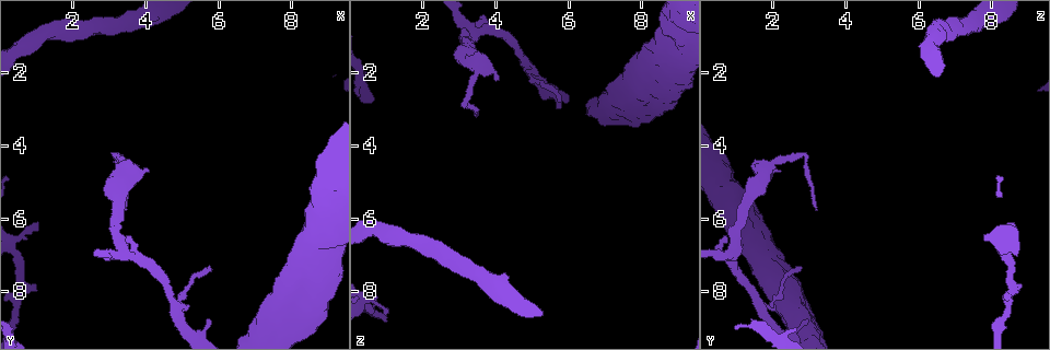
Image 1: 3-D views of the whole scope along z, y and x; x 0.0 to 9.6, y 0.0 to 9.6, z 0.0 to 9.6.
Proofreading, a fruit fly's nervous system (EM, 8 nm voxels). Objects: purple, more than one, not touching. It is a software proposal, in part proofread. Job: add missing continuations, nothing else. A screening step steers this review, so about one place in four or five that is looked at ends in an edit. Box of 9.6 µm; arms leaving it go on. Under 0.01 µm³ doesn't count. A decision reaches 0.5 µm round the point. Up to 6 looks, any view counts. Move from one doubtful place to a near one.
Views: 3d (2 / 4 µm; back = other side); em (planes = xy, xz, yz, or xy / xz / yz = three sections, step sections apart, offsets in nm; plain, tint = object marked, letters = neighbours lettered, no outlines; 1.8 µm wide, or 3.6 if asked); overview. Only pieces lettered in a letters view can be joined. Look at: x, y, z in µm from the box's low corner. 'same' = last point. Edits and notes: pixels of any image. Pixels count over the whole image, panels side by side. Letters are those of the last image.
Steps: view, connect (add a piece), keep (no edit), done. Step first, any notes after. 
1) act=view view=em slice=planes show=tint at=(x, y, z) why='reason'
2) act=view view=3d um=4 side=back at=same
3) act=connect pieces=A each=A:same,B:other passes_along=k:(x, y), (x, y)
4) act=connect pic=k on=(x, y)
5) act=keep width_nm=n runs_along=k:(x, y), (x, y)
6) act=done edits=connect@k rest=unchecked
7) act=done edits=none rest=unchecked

act=view view=em slice=planes show=tint at=(4.85, 8.45, 1.70) why='three arms meet'

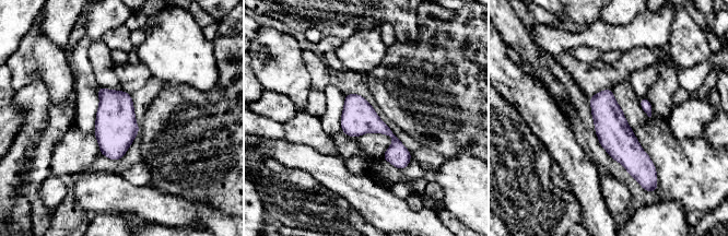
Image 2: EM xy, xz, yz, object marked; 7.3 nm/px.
act=view view=em slice=planes show=letters at=same why='see the neighbours'

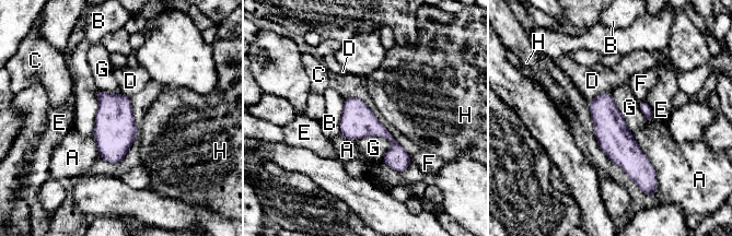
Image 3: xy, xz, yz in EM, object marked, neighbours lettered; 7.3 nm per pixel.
act=keep width_nm=260 each=A:other,B:other,C:other,D:other,E:other,F:other,G:other,H:other border=3:(356, 140), (384, 137), (392, 145) found='none of them fits'

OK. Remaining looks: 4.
act=view view=em slice=planes show=tint at=(3.45, 5.70, 3.20) why='free end'

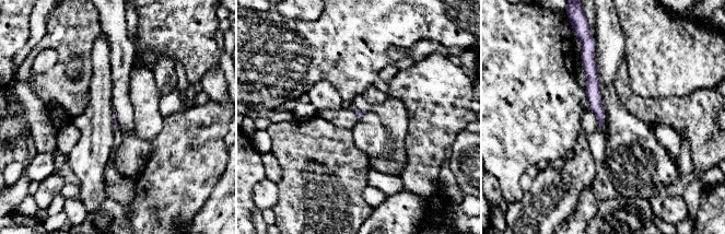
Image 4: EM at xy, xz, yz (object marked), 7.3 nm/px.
act=view view=em slice=planes show=letters at=same

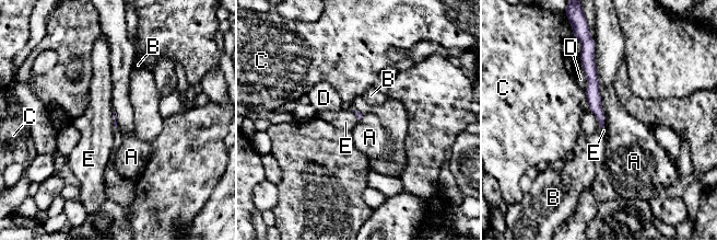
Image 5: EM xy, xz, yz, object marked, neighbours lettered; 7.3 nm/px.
act=keep each=A:other,B:other,C:other,D:other,E:other found='no lettered piece goes on from it'

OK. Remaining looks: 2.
act=view view=em slice=planes show=letters at=(1.05, 6.15, 8.65) why='an open end'

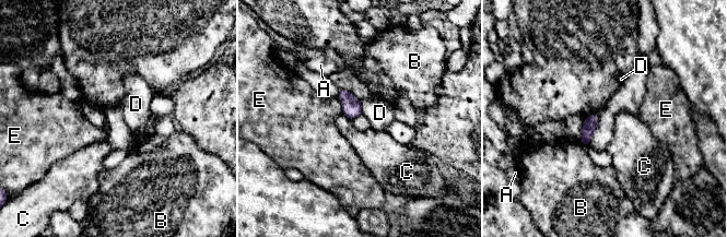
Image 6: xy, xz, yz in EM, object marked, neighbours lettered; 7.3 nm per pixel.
act=keep width_nm=100 each=A:other,B:other,C:other,D:other,E:other border=6:(360, 101), (362, 113) found='none of them fits'

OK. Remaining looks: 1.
act=done edits=none rest=unchecked

